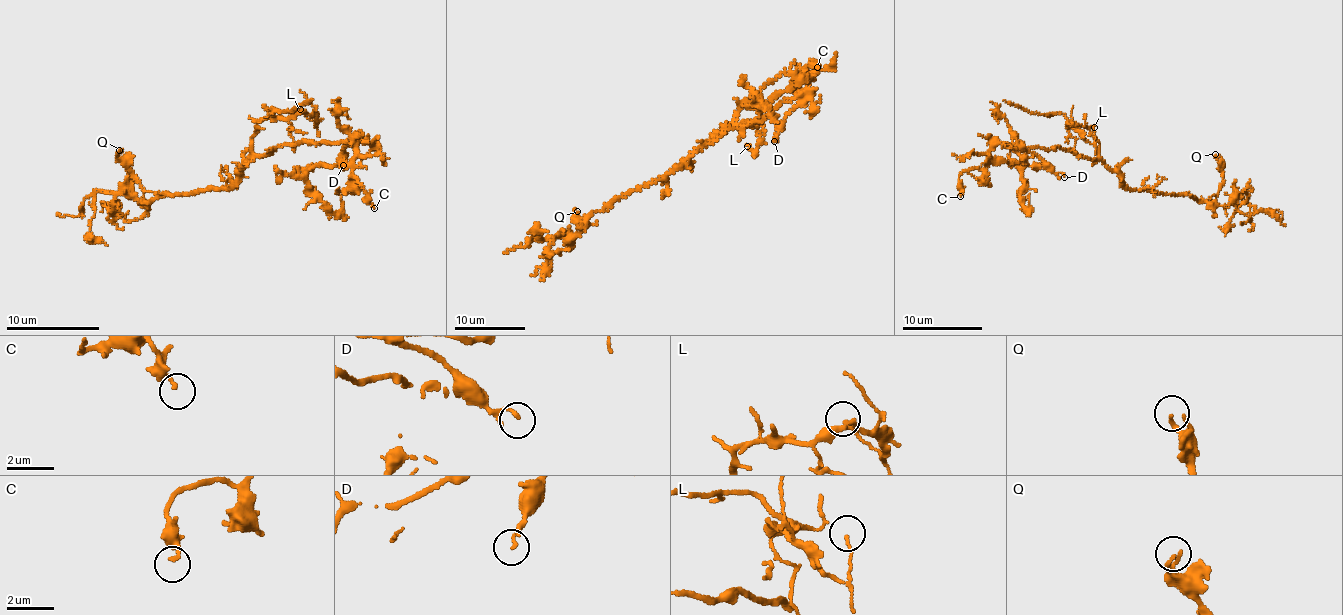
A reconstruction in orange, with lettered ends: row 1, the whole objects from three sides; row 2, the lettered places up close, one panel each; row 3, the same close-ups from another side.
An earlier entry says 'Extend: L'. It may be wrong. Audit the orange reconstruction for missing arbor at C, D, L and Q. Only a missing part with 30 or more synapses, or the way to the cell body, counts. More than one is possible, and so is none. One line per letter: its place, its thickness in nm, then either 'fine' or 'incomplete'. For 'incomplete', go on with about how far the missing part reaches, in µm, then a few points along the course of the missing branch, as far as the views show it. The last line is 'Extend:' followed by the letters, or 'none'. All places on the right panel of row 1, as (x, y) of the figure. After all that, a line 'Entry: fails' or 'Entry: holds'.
C: at (960, 196); 200 nm thick; fine
D: at (1064, 177); 130 nm thick; fine
L: at (1094, 127); 120 nm thick; fine
Q: at (1215, 154); 160 nm thick; fine
Extend: none
Entry: fails

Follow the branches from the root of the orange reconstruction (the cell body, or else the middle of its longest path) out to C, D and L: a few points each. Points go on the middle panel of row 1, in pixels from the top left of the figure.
C: (703, 147), (727, 130), (759, 121), (785, 101), (794, 100), (807, 85), (801, 72), (813, 60), (817, 67)
D: (703, 147), (727, 130), (759, 121), (785, 101), (799, 98), (801, 103), (786, 117), (774, 141)
L: (703, 147), (720, 130), (742, 123), (753, 125), (759, 136), (755, 152), (747, 146)

